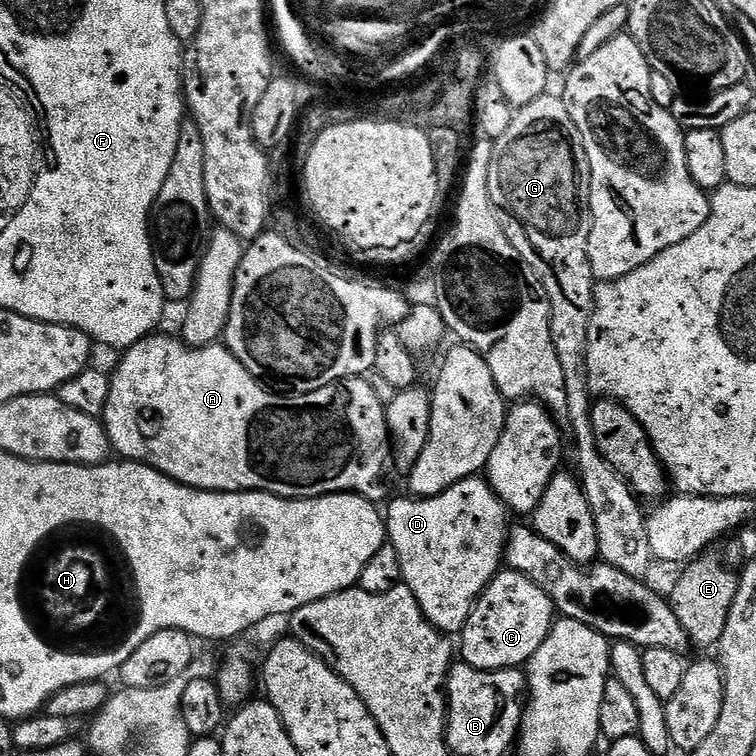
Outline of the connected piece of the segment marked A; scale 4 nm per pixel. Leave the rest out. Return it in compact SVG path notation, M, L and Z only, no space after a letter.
M153 334L147 336L145 340L139 340L134 346L130 346L121 356L120 365L116 368L116 373L113 371L110 376L110 398L106 398L106 410L102 417L104 429L108 432L108 437L112 443L113 453L117 457L123 458L125 461L134 464L144 464L147 468L158 470L164 476L169 476L170 479L176 480L180 484L185 484L191 488L201 488L204 492L269 492L275 496L281 496L287 500L309 500L315 496L329 496L335 492L354 492L357 496L365 496L367 500L380 502L384 496L384 463L389 463L390 460L390 437L388 434L388 419L384 413L386 404L380 396L367 384L367 379L359 376L348 376L345 380L335 380L330 386L322 386L313 392L302 392L299 394L285 394L280 390L273 390L271 387L265 386L256 377L250 374L250 370L246 370L246 366L242 366L242 362L238 362L236 355L229 350L223 343L217 342L214 344L205 344L203 346L193 346L184 343L183 339L172 336L160 336L161 334Z

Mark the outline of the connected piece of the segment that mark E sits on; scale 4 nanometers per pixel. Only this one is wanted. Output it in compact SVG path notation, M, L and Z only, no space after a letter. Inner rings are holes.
M700 554L683 569L684 572L676 580L672 588L670 603L674 614L678 614L678 622L682 622L682 630L686 630L688 639L693 645L704 648L719 645L722 630L726 630L726 618L730 618L730 606L734 606L734 598L738 594L740 577L731 572L716 556Z

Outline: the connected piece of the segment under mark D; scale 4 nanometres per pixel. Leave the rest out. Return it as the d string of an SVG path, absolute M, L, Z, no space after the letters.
M471 476L462 482L458 482L454 486L450 486L450 490L446 490L437 496L426 496L423 498L407 498L408 500L396 500L389 506L388 512L386 508L386 540L387 543L394 546L394 550L398 550L398 562L402 566L401 581L414 594L414 598L418 598L418 606L422 610L422 614L430 623L433 624L438 631L445 634L463 633L464 623L470 618L472 608L476 605L480 595L486 590L486 586L496 576L497 572L501 571L504 564L504 548L508 544L508 529L510 527L510 509L488 483L487 479L480 476Z

